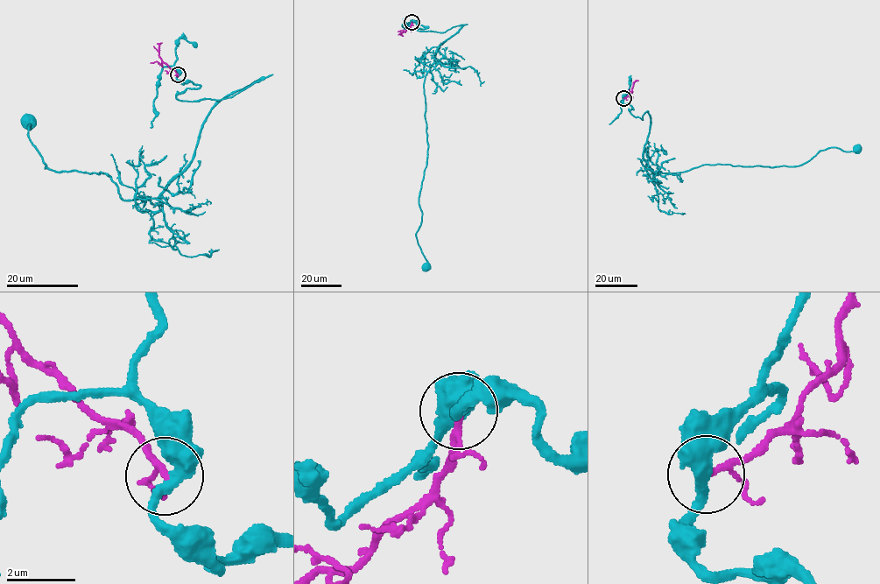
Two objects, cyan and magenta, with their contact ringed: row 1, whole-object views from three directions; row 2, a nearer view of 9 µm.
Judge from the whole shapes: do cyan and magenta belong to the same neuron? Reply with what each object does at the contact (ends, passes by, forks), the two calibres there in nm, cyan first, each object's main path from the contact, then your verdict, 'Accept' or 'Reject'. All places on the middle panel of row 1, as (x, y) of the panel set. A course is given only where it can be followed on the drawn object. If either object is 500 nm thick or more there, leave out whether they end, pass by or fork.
At the ring cyan passes by. At the ring magenta passes by. Thickness 400 nm (cyan) against 140 nm. Course of cyan: (411, 22), (437, 31), (462, 25), (439, 45), (424, 85), (428, 145), (416, 235), (425, 267). Course of magenta: (411, 22), (406, 30), (400, 32), (403, 36). Reject

